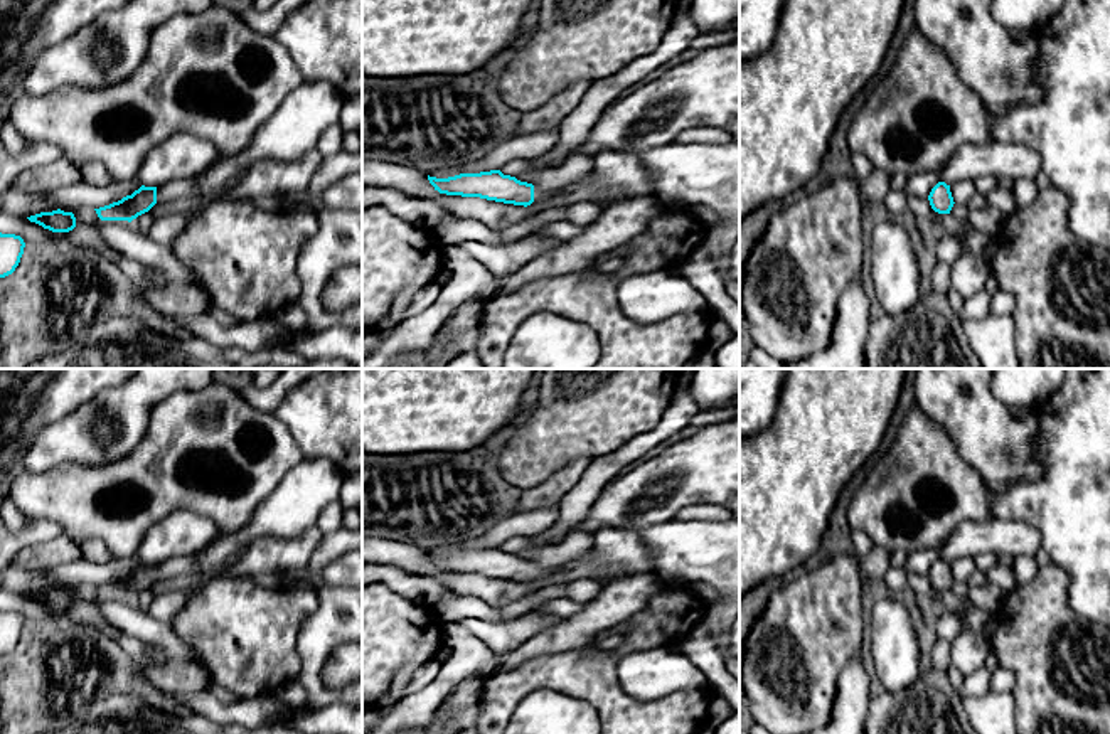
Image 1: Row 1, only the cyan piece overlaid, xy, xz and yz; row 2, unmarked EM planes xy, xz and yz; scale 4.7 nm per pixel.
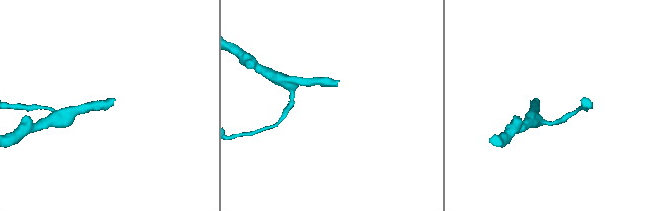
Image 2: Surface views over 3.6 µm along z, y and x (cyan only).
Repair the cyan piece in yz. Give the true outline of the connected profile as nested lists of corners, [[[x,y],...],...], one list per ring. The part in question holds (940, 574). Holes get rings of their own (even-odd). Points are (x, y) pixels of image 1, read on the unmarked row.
[[[938,559],[931,566],[928,577],[930,577],[931,586],[938,591],[950,591],[955,581],[950,569],[950,562],[947,562],[945,559]]]

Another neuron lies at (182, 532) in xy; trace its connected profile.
[[[175,510],[148,529],[136,557],[145,564],[160,564],[172,557],[192,556],[209,545],[219,532],[211,519]]]

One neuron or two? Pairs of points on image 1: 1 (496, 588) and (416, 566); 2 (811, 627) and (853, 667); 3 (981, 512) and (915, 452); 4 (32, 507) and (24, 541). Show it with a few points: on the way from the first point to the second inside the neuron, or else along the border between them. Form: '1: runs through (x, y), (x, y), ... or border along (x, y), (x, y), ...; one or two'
1: runs through (475, 585), (462, 585), (437, 573); one
2: border along (859, 652), (841, 672), (834, 699); two
3: runs through (964, 497), (932, 468); one
4: border along (27, 517), (54, 521), (64, 534); two

